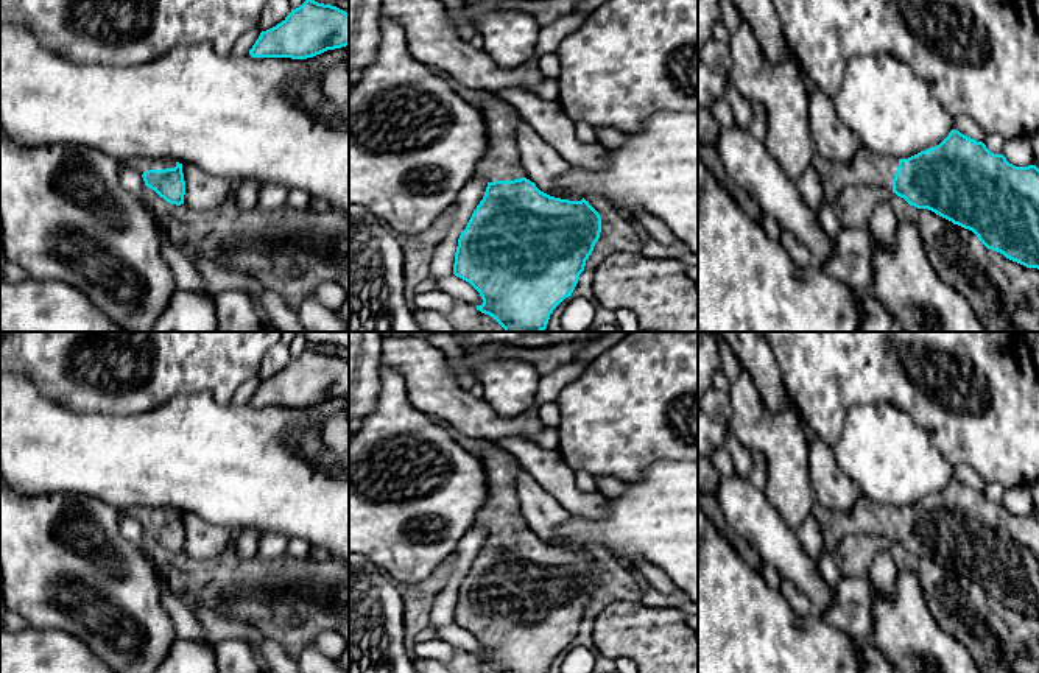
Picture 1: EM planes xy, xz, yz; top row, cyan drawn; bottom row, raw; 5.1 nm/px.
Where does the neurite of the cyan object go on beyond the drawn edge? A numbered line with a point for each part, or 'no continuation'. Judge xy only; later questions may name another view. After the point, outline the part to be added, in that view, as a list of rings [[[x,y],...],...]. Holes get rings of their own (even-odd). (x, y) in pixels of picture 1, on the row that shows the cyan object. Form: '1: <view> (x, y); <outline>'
1: xy (139, 164); [[[132,157],[126,160],[126,165],[129,168],[134,168],[140,174],[143,174],[148,170],[165,170],[165,168],[174,168],[176,162],[171,159],[145,159],[145,157]]]

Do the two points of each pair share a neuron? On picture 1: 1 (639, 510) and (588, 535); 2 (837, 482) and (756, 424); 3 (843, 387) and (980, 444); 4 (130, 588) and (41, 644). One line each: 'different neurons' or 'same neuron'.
1: same neuron
2: different neurons
3: same neuron
4: different neurons

